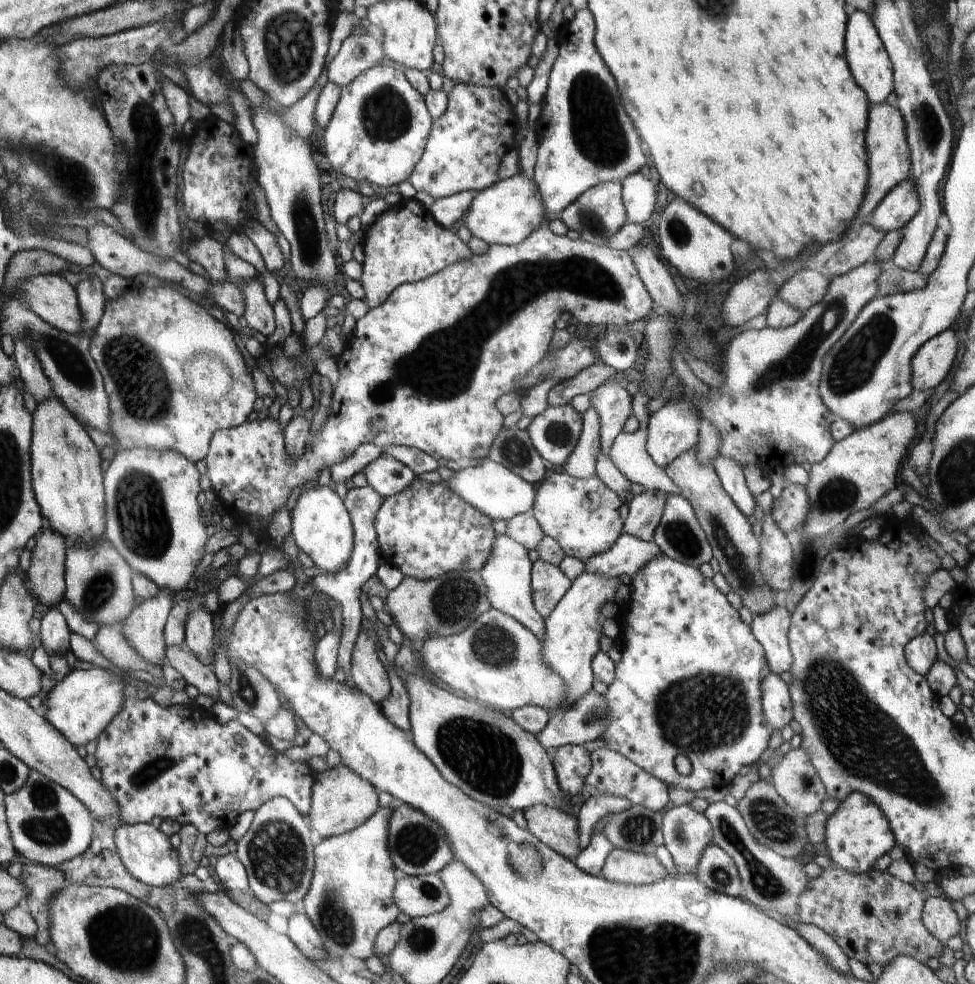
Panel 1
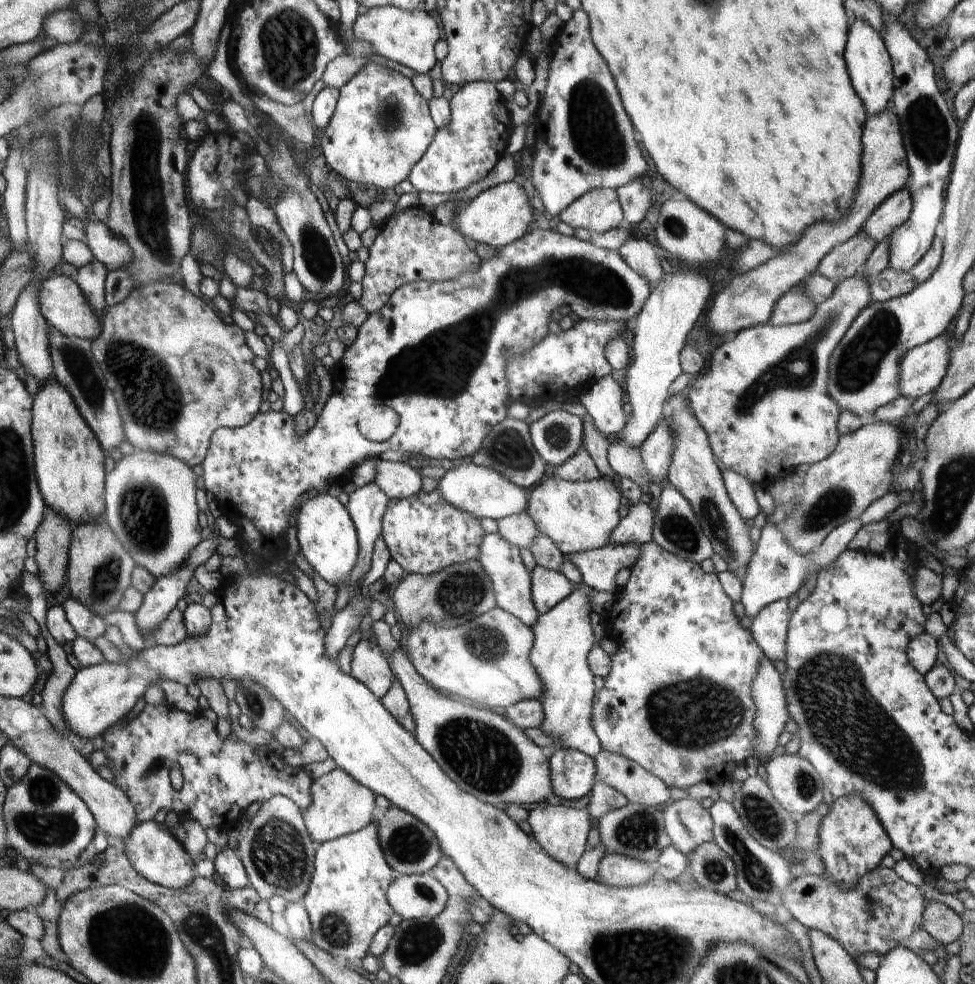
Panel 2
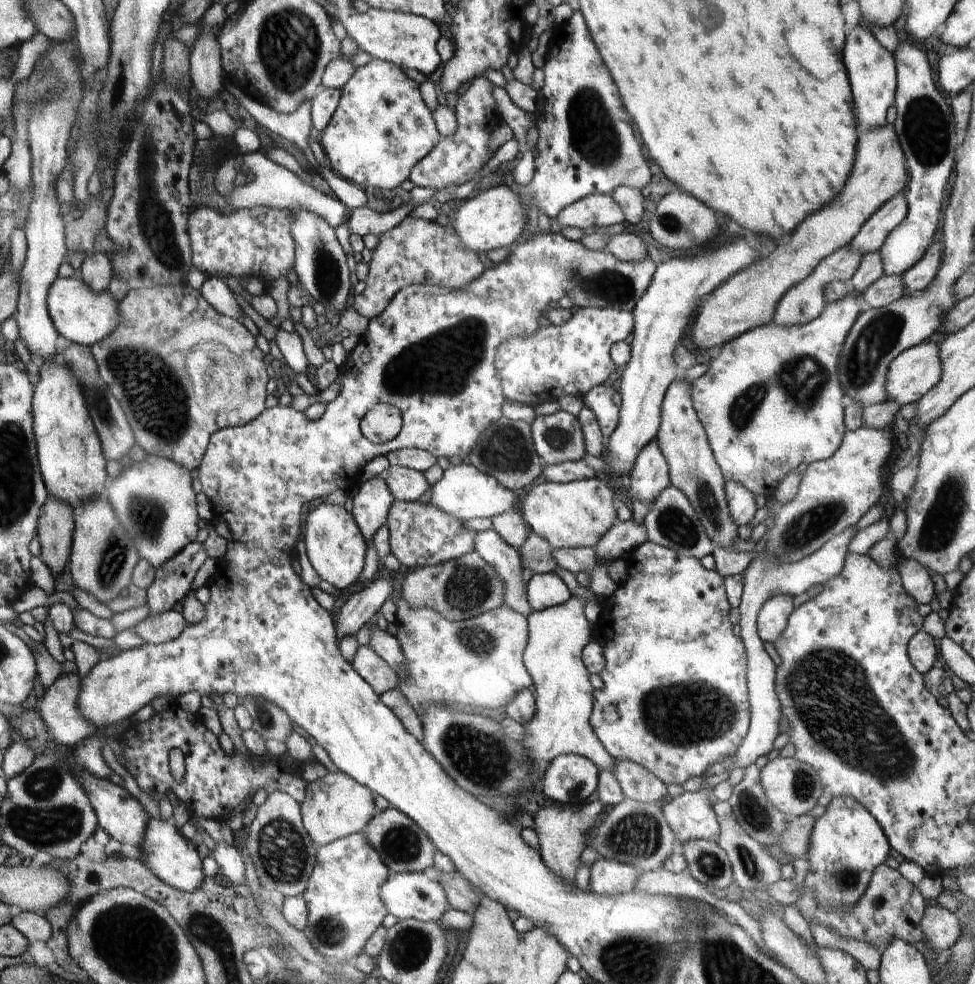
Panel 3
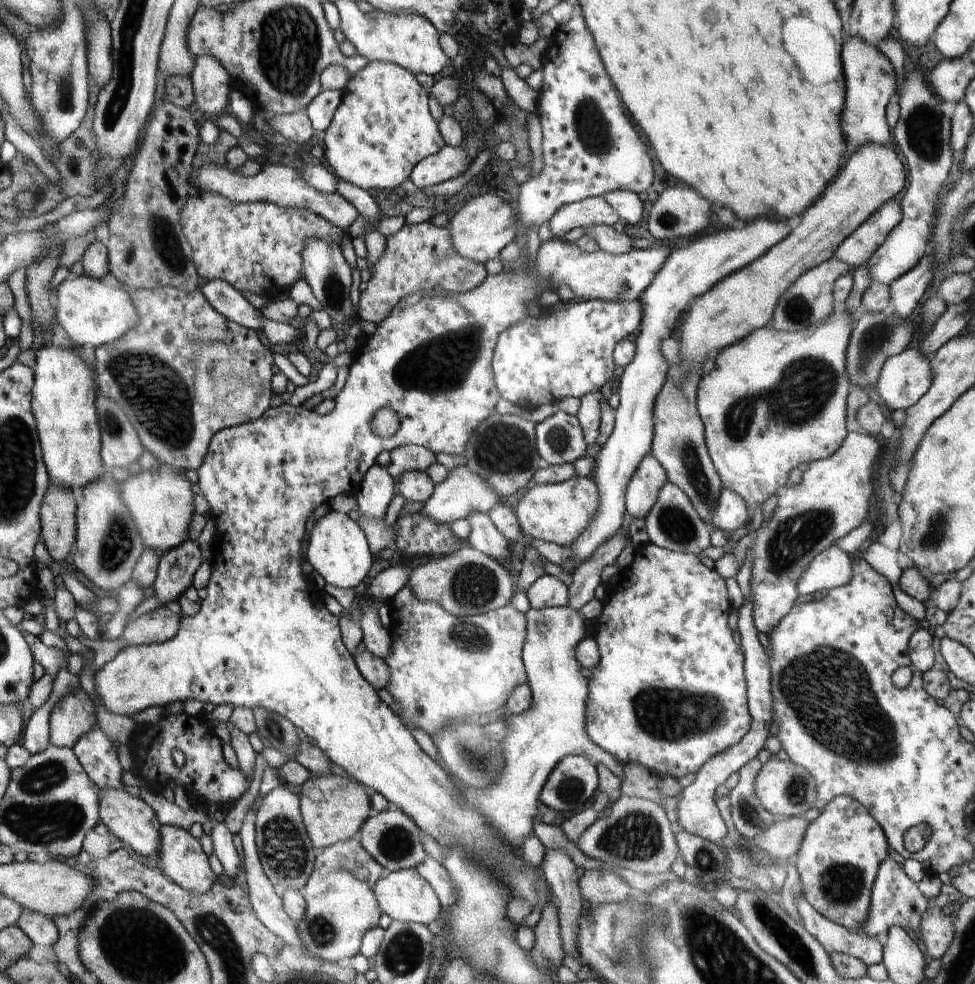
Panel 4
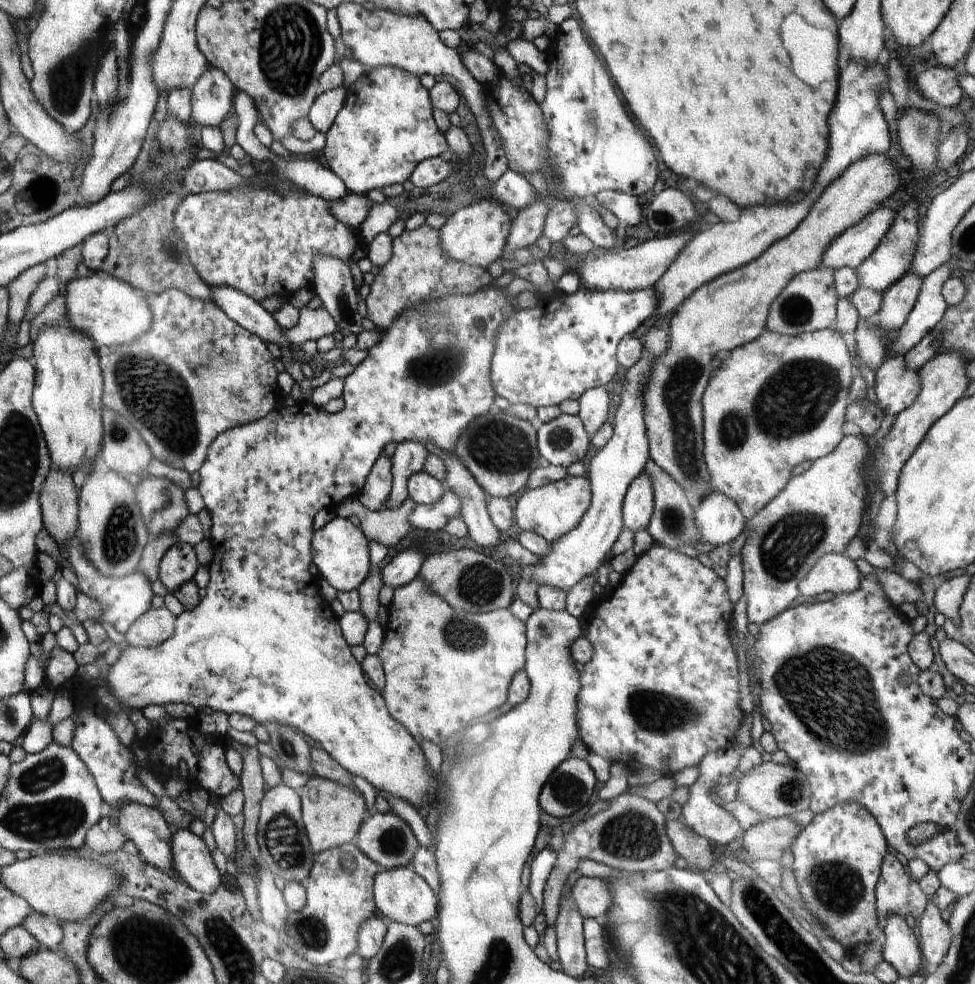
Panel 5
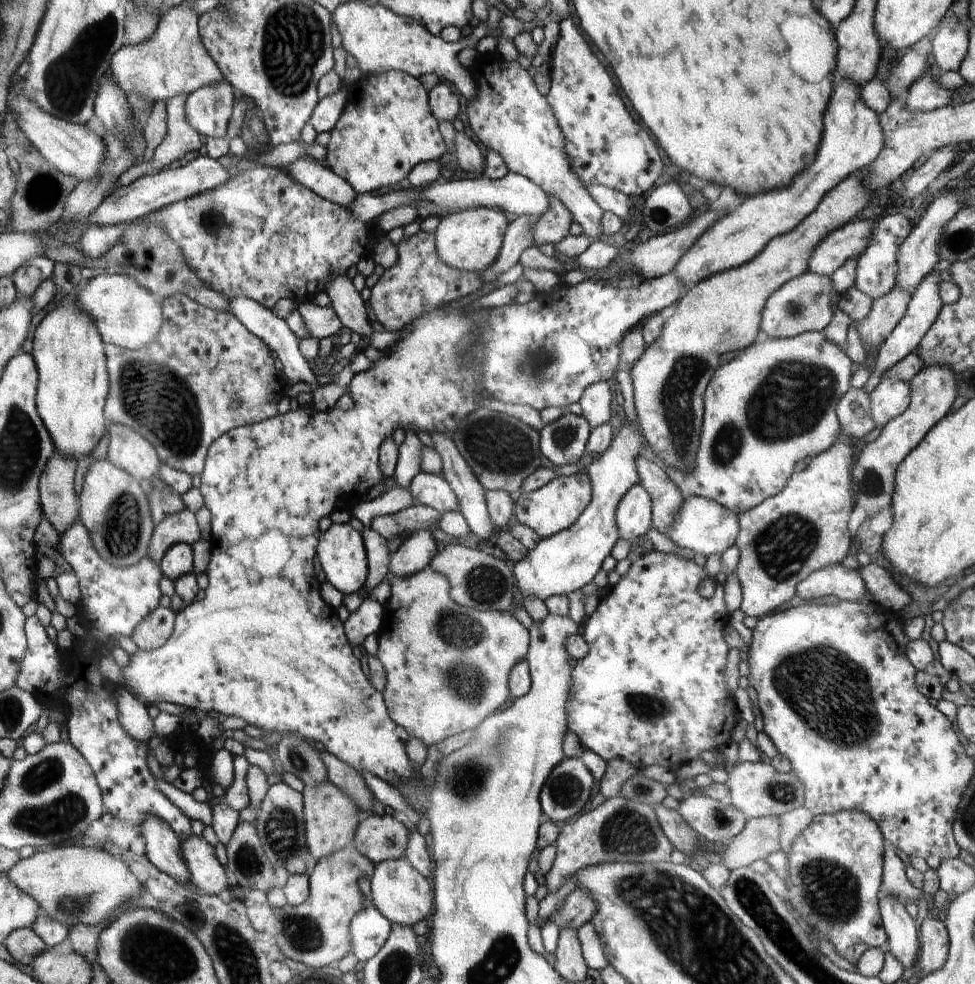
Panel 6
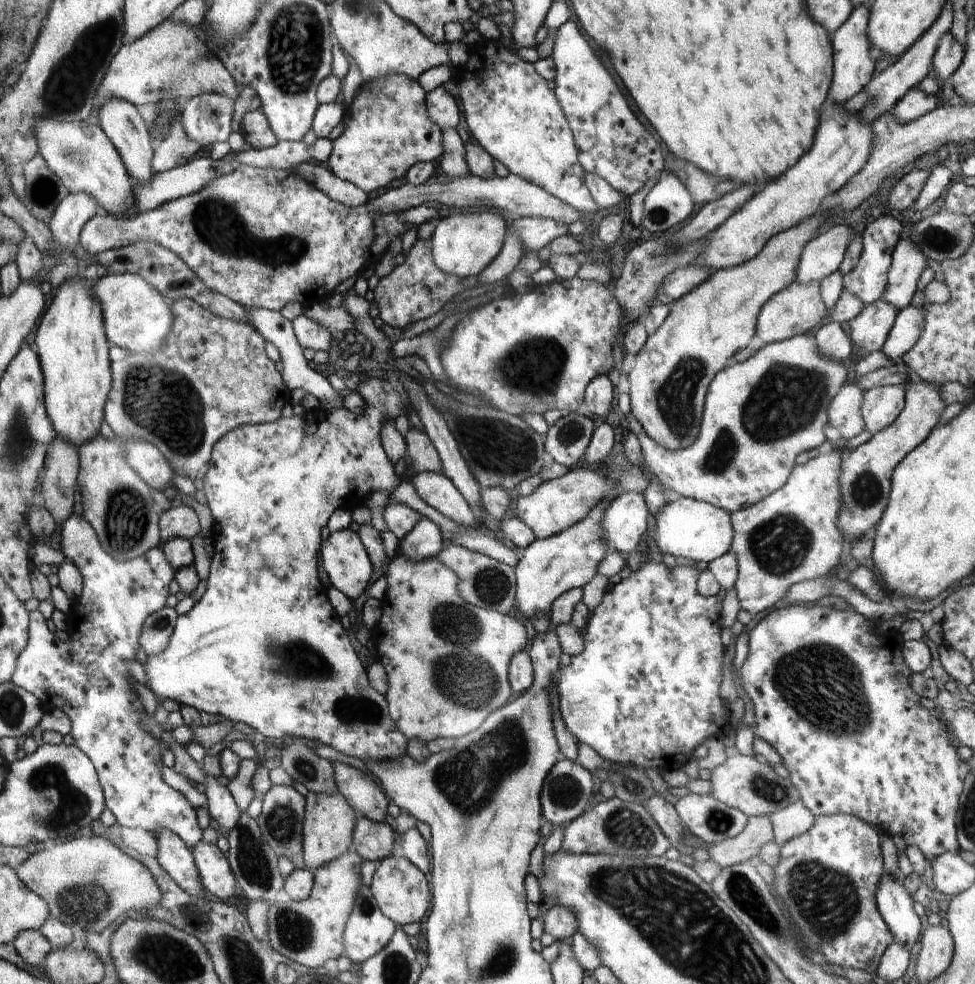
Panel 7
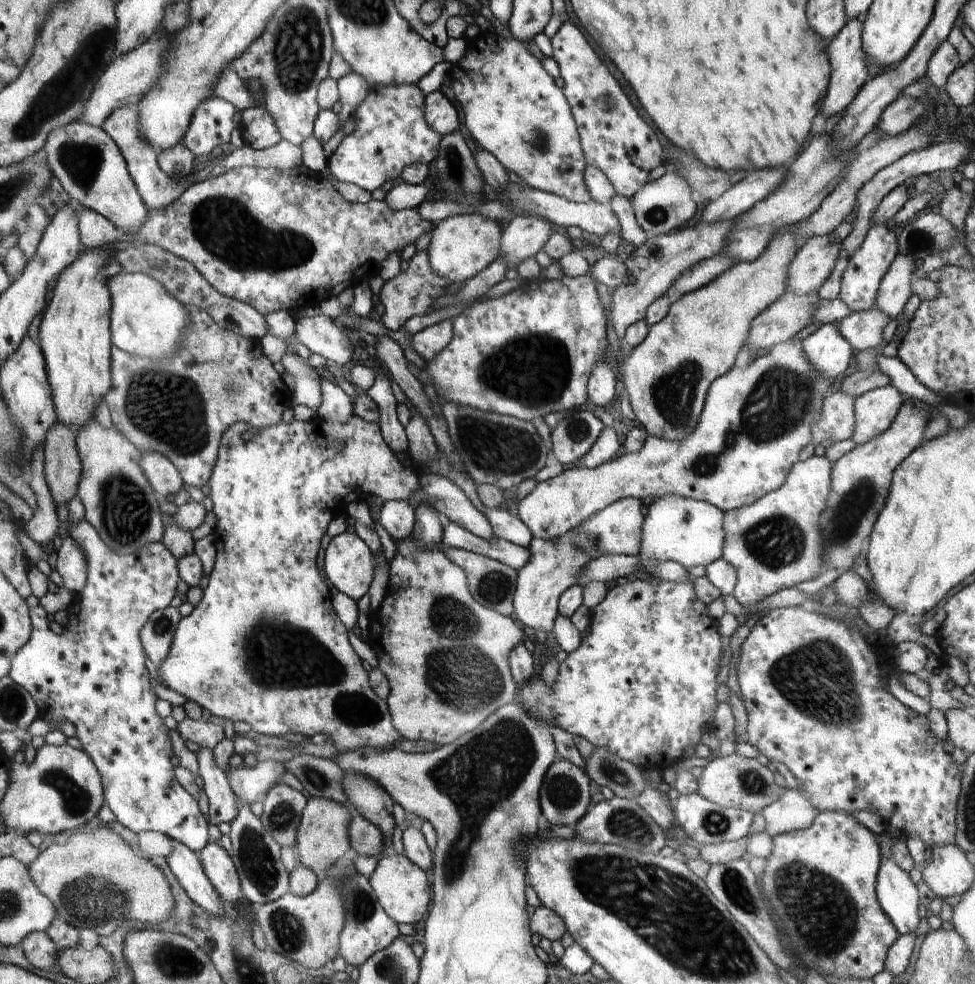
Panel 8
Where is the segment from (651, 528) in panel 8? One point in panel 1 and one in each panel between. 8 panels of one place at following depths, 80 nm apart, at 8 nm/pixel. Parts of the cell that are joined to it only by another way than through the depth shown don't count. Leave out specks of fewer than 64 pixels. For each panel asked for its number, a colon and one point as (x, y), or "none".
1: (730, 472)
2: (742, 493)
3: (741, 502)
4: (732, 512)
5: (719, 520)
6: (704, 526)
7: (697, 530)

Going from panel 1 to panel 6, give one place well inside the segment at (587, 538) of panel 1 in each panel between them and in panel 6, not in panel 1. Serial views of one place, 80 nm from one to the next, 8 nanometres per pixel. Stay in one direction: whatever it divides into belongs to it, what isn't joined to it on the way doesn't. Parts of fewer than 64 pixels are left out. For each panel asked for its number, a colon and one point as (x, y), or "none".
2: (578, 516)
3: (575, 514)
4: (558, 513)
5: (553, 510)
6: (554, 507)

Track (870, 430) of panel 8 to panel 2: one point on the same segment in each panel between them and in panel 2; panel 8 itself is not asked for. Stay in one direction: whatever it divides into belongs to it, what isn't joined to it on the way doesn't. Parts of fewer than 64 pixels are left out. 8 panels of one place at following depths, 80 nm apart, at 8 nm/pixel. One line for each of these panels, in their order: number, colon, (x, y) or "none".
2: (922, 369)
3: (912, 373)
4: (905, 377)
5: (897, 386)
6: (889, 396)
7: (881, 406)

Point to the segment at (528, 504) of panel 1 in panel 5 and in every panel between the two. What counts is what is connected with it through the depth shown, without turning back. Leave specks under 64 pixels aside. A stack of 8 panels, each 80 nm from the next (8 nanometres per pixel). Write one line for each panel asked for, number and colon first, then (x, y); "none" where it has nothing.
2: (484, 492)
3: (463, 491)
4: (463, 493)
5: (430, 518)

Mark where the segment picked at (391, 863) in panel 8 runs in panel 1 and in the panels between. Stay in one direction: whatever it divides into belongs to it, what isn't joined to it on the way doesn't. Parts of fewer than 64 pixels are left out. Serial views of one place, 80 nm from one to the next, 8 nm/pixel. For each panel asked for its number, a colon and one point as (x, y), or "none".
1: (424, 895)
2: (412, 896)
3: (414, 895)
4: (406, 895)
5: (401, 894)
6: (401, 893)
7: (401, 890)

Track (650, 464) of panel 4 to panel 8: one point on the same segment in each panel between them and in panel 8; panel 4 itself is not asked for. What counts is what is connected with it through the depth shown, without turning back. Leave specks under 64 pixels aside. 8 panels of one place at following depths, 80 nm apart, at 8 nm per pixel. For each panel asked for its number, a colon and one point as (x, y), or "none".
5: (637, 510)
6: (633, 514)
7: (625, 522)
8: (617, 529)

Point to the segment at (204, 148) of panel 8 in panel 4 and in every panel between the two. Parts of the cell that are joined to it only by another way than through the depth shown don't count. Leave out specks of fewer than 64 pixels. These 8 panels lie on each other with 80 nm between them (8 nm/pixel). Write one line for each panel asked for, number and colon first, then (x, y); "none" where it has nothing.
4: (211, 84)
5: (212, 97)
6: (208, 110)
7: (207, 118)

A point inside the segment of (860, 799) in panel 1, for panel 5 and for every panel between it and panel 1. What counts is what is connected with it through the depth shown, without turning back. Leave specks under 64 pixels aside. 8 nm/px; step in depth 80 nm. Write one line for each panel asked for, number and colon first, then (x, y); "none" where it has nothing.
2: (852, 841)
3: (847, 844)
4: (842, 849)
5: (838, 855)

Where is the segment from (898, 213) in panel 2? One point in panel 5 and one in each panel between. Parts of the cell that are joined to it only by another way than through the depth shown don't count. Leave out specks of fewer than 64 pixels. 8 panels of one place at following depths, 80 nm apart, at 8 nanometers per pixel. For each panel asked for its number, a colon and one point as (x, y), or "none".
3: (872, 234)
4: (856, 249)
5: (855, 245)

